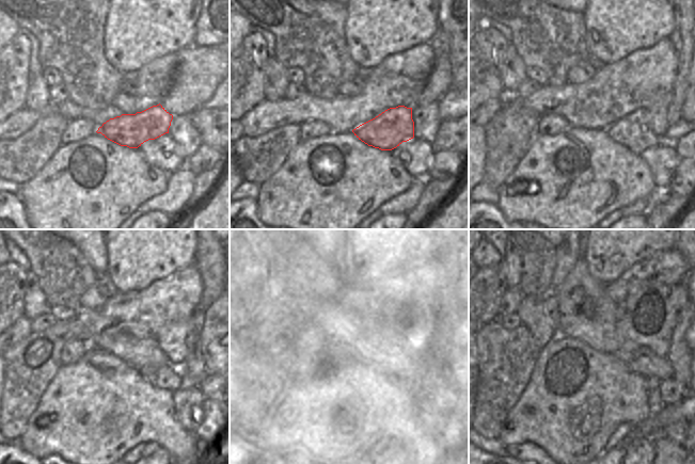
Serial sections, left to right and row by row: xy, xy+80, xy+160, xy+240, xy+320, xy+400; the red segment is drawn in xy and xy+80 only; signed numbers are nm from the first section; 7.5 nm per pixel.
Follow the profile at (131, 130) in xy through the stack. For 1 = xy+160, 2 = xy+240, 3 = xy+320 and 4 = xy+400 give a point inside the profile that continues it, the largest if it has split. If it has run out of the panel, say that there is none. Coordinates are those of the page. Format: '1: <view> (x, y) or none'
1: xy+160 (633, 131)
2: xy+240 (167, 377)
3: xy+320 (410, 380)
4: xy+400 (651, 382)

